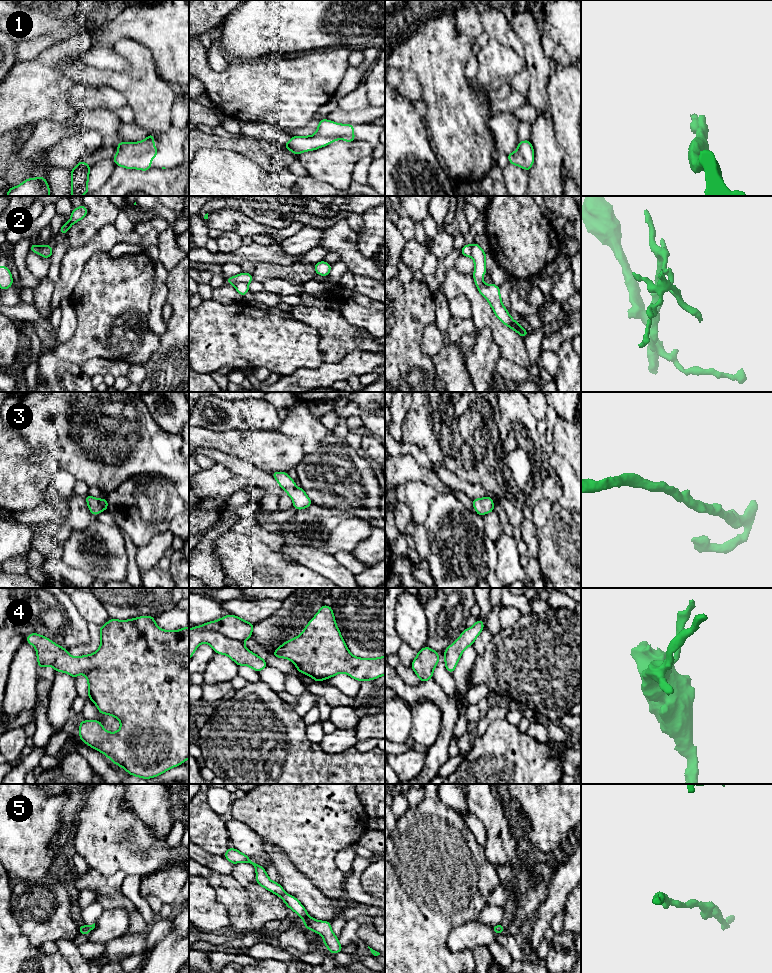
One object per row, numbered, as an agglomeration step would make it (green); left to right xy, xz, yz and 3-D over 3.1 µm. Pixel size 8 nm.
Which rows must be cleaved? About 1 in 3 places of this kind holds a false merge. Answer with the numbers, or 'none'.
2

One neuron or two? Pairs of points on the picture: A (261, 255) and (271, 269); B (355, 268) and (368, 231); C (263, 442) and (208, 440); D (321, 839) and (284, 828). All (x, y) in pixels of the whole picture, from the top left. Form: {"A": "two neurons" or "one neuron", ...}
{"A": "two neurons", "B": "two neurons", "C": "one neuron", "D": "one neuron"}

